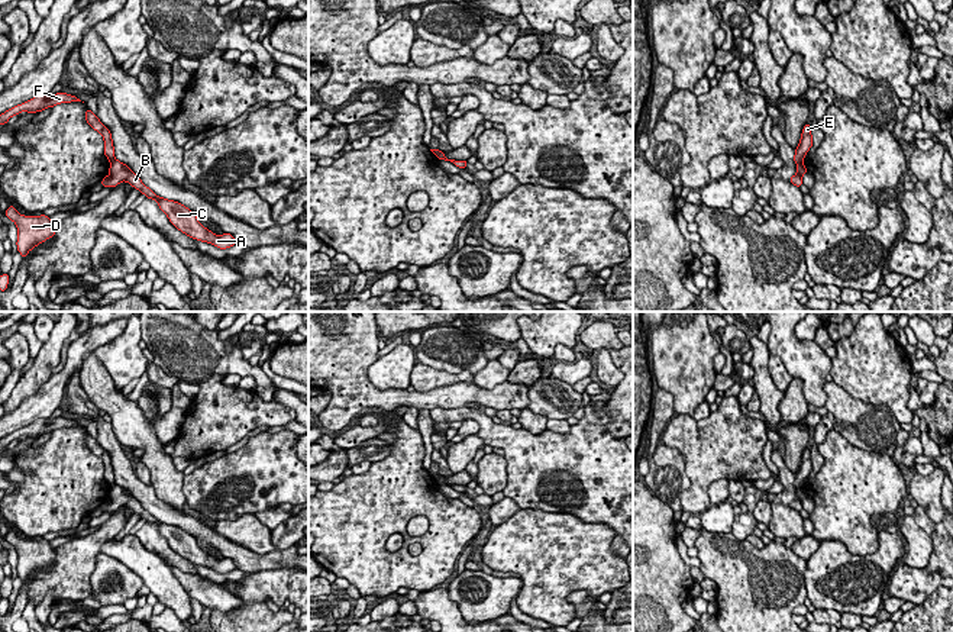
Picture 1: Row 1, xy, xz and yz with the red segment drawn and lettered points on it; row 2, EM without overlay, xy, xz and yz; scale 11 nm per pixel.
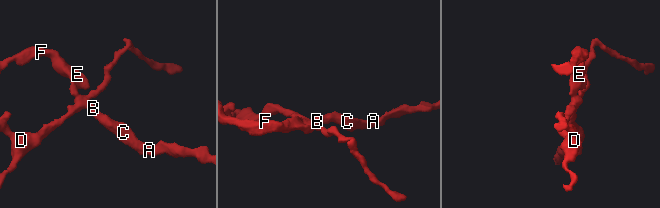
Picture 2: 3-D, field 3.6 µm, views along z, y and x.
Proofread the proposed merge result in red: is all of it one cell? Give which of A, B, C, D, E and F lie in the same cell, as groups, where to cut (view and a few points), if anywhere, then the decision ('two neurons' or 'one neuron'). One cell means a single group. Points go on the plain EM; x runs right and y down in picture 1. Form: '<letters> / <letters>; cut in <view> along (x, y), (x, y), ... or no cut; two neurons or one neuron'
A B C D / E F; cut in yz along (801, 484), (797, 489); two neurons

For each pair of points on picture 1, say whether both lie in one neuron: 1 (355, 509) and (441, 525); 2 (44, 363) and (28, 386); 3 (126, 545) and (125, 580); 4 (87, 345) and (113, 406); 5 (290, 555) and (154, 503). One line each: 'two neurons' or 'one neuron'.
1: one neuron
2: one neuron
3: two neurons
4: two neurons
5: one neuron

